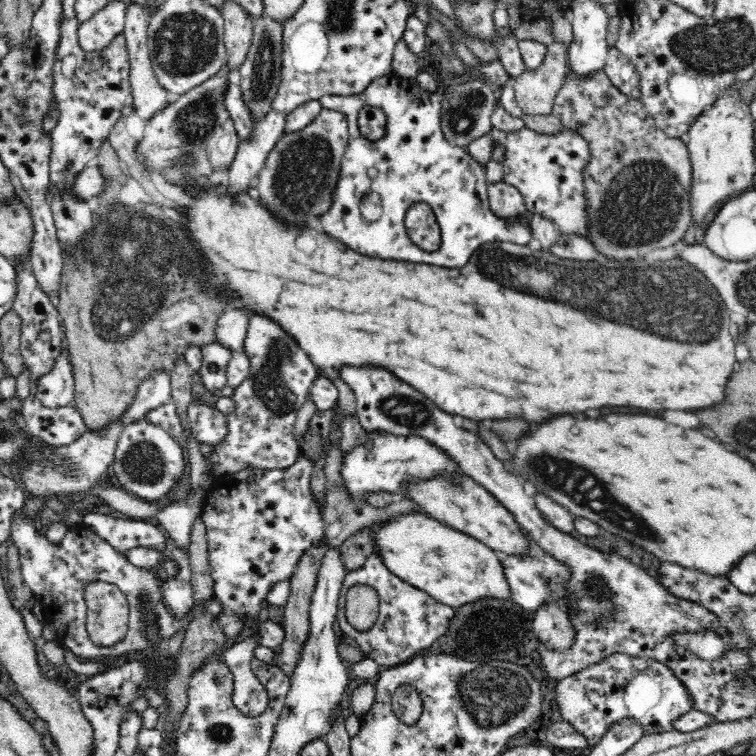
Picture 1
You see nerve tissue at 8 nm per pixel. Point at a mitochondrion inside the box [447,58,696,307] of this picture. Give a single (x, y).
(645, 204)

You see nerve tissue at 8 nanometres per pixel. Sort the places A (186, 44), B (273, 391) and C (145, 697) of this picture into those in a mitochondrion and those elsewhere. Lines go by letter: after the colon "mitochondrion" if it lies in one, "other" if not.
A: mitochondrion
B: mitochondrion
C: other

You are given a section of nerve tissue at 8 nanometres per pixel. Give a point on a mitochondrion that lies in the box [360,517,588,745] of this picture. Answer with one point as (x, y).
(493, 697)

